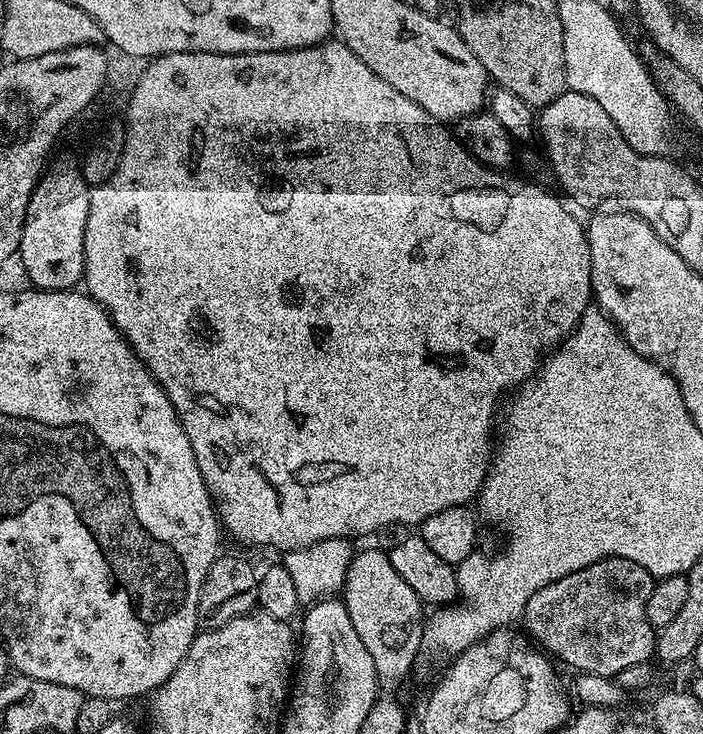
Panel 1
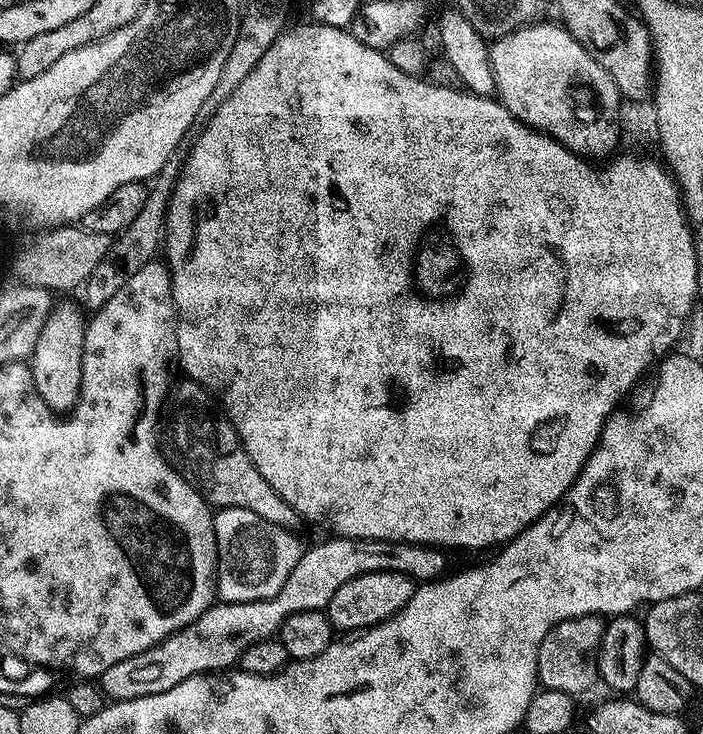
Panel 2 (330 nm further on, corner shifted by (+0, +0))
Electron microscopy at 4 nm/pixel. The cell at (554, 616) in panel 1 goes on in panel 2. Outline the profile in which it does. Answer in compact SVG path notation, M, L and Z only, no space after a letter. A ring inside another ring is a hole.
M599 615L575 616L569 620L558 622L542 638L542 646L538 650L537 681L545 689L566 691L572 697L579 697L579 692L588 692L598 684L598 653L604 638L605 621Z

